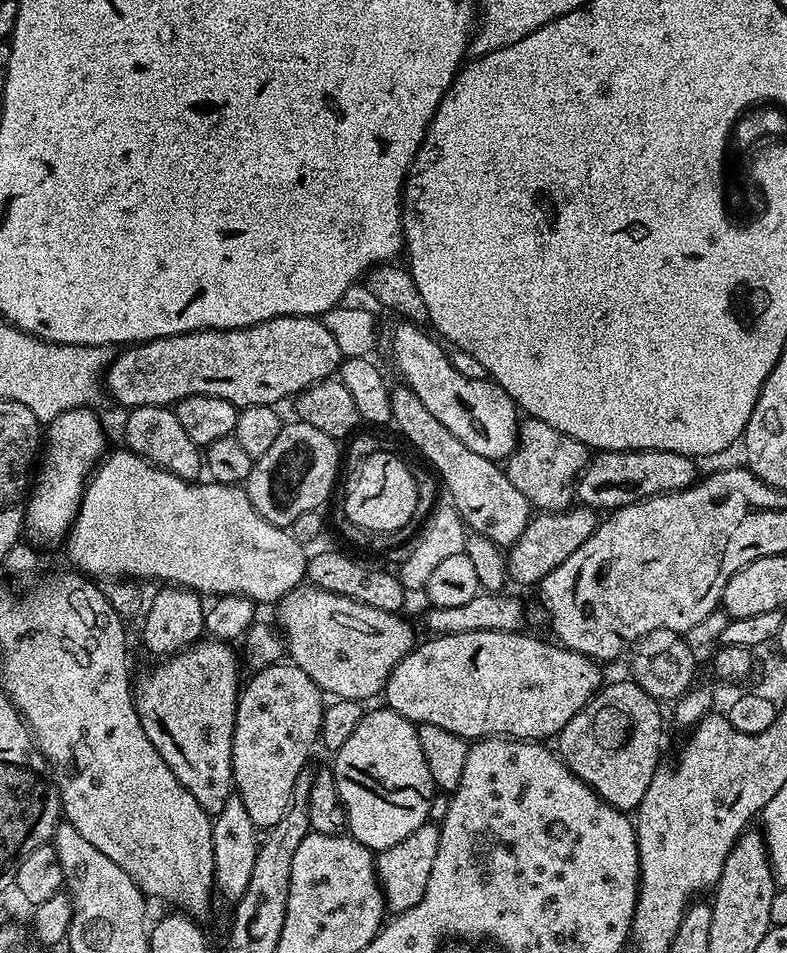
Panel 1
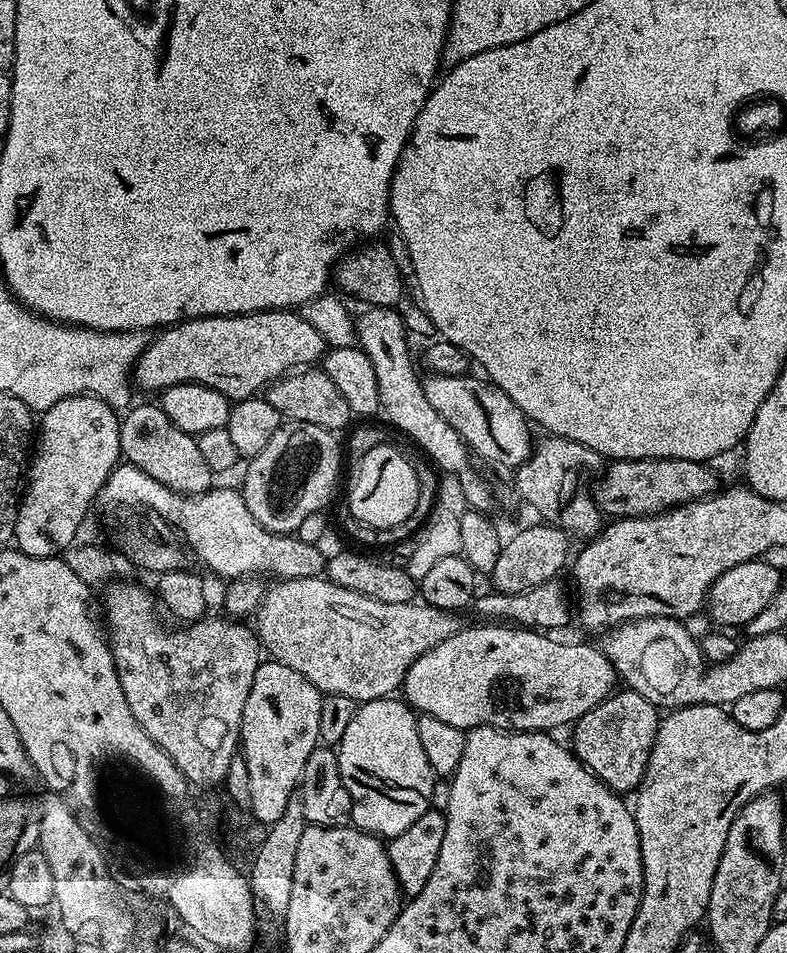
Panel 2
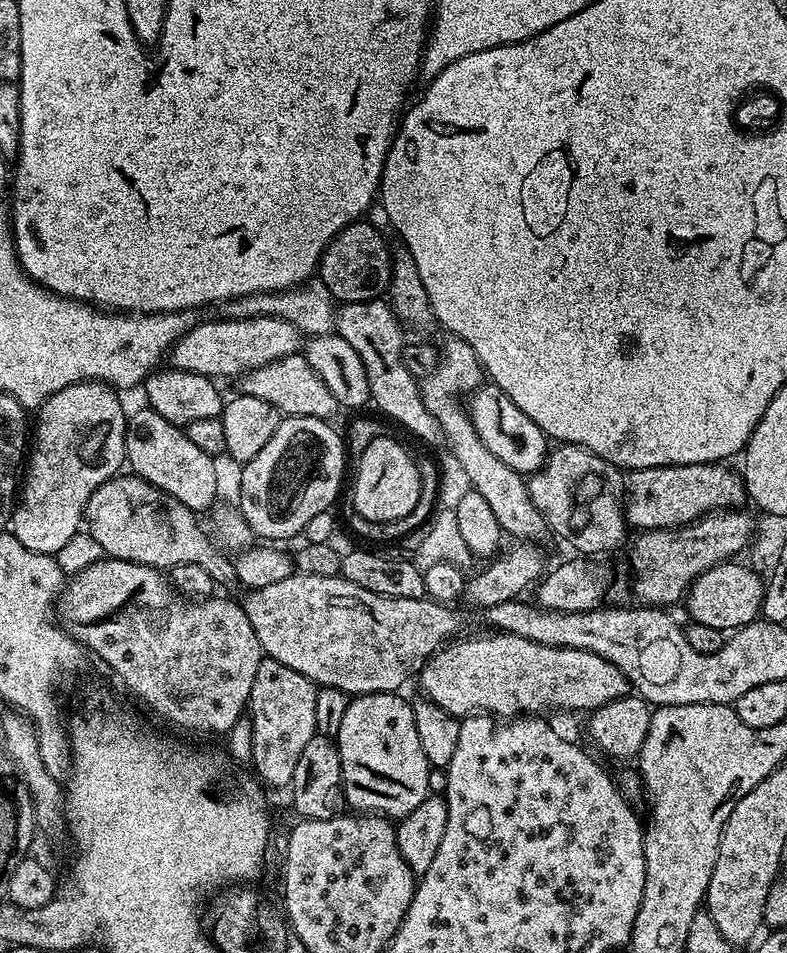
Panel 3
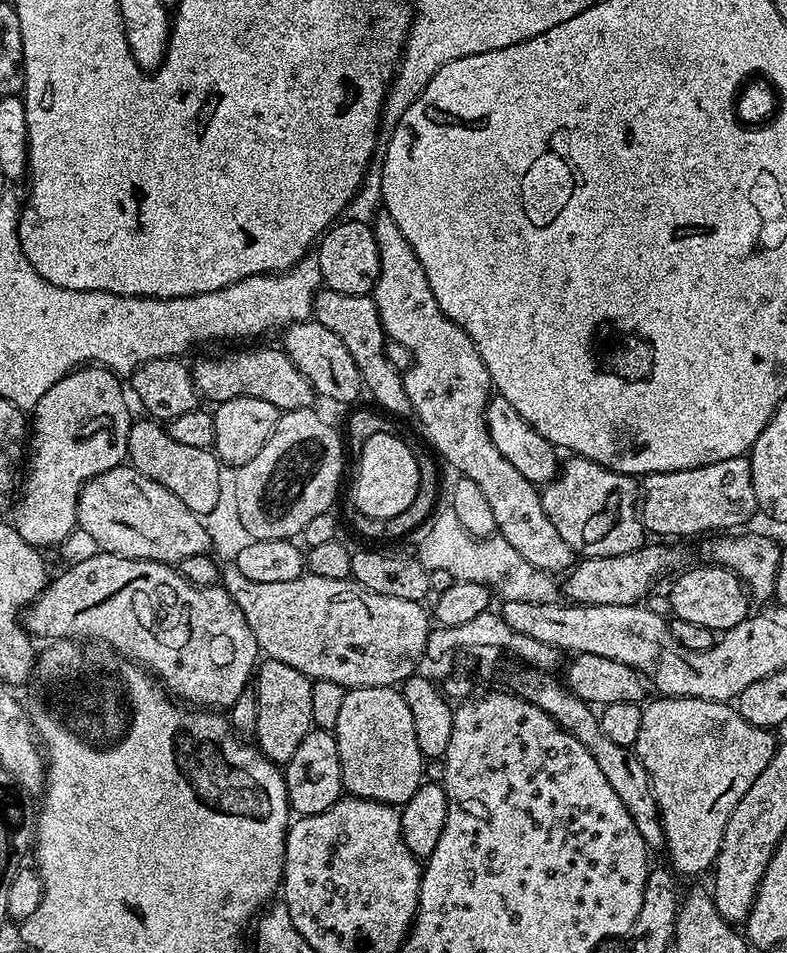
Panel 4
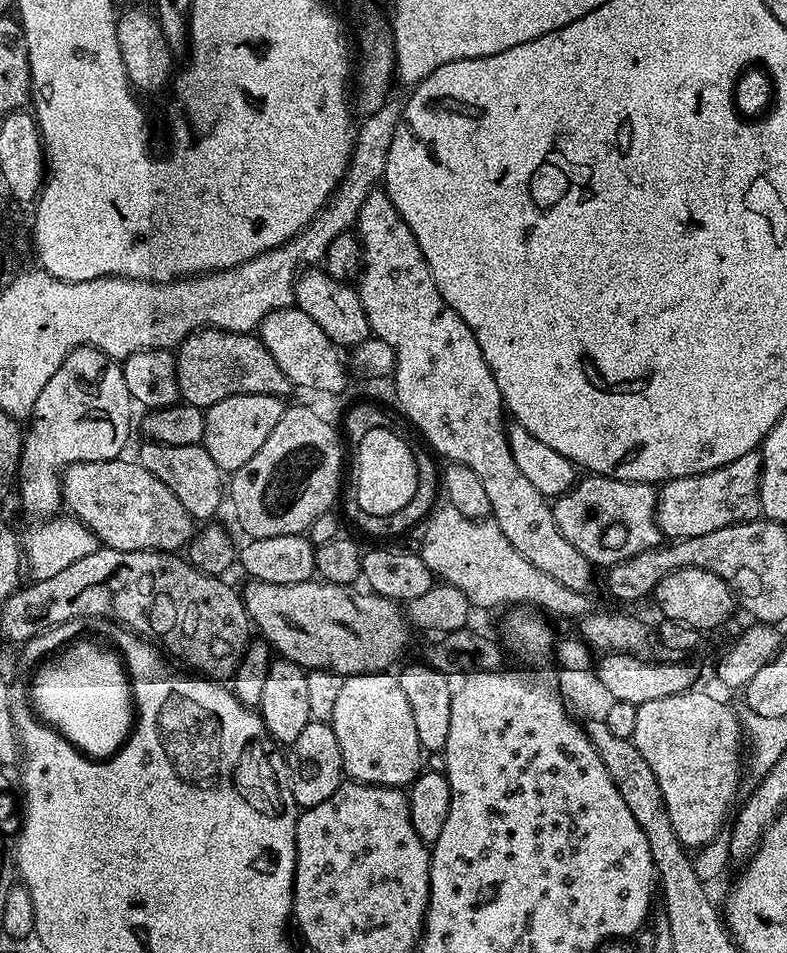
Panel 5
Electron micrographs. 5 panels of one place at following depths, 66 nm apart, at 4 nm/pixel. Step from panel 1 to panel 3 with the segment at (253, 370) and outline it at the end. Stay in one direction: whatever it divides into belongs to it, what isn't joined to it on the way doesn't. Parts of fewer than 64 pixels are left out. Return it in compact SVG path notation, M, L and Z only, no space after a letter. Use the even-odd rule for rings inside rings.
M277 316L259 318L224 318L221 324L197 323L170 349L171 367L213 378L239 378L258 366L266 366L278 358L295 356L302 348L302 333L290 322Z

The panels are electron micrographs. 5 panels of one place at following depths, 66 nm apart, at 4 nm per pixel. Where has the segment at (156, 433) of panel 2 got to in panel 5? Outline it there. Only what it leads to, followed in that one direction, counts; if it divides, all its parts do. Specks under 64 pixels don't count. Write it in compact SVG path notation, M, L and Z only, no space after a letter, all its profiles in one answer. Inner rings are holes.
M153 442L142 444L144 445L140 448L140 456L138 455L139 464L150 470L150 474L154 474L154 478L158 478L158 482L162 482L162 486L166 486L166 490L170 490L170 494L174 494L178 502L182 502L182 506L191 514L193 521L211 521L208 519L219 510L220 503L223 500L225 503L226 500L226 476L221 472L218 462L210 458L203 443L186 446Z

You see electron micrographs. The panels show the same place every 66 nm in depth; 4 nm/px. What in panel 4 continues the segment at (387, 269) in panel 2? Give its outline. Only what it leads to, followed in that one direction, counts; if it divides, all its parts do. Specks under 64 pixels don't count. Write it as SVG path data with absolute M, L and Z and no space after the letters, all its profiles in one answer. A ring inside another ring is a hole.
M345 219L332 225L320 238L314 254L318 258L321 283L340 294L369 295L380 276L380 251L377 248L375 229L367 222Z

